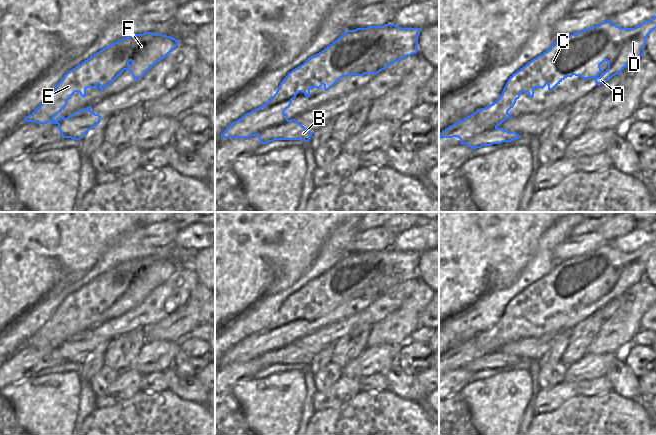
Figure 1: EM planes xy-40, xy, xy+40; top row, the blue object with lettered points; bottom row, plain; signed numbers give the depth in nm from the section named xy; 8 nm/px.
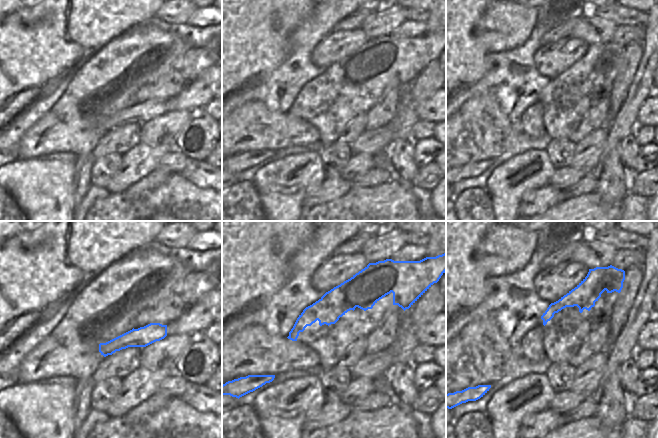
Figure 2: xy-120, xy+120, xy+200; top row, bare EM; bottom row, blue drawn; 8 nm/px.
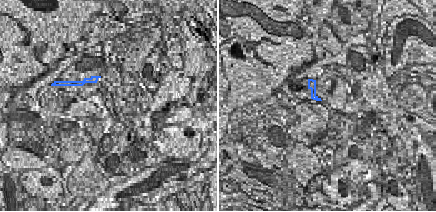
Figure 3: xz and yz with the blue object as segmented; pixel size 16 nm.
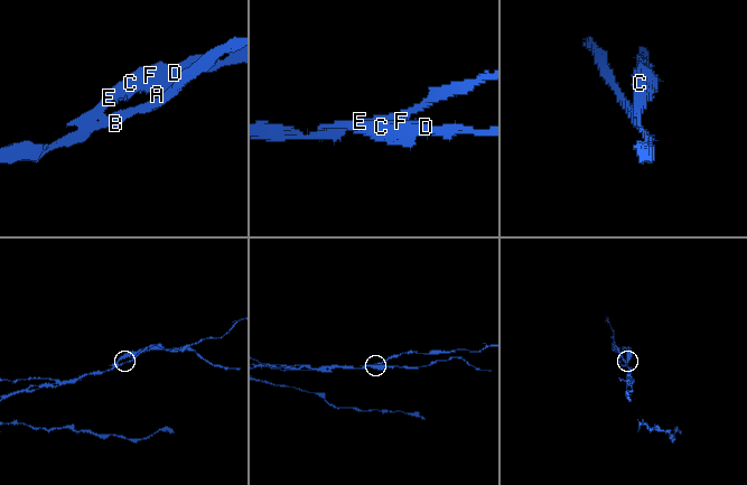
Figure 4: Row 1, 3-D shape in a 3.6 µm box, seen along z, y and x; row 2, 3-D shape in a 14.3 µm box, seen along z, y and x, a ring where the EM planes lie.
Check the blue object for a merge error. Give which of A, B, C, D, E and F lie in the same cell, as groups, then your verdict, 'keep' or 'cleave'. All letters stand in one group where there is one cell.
A C D E F / B; cleave

